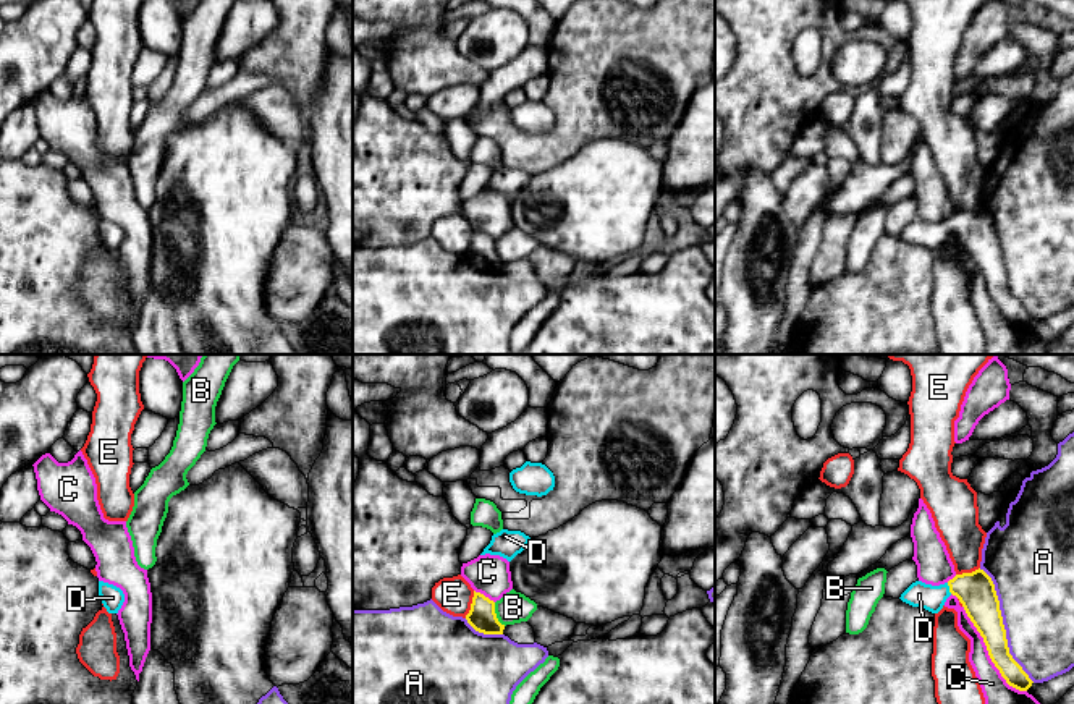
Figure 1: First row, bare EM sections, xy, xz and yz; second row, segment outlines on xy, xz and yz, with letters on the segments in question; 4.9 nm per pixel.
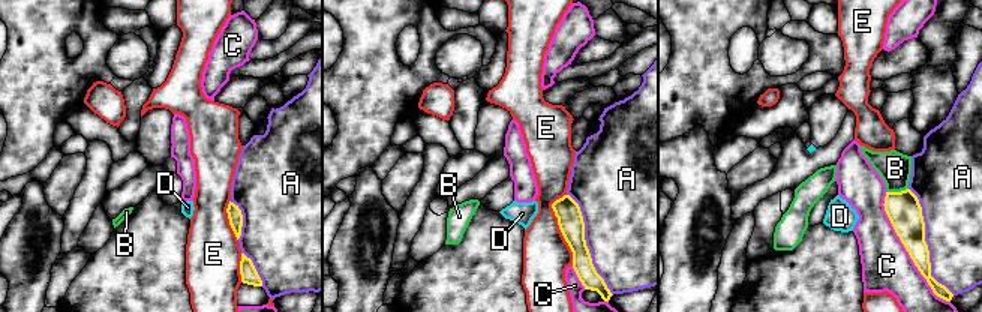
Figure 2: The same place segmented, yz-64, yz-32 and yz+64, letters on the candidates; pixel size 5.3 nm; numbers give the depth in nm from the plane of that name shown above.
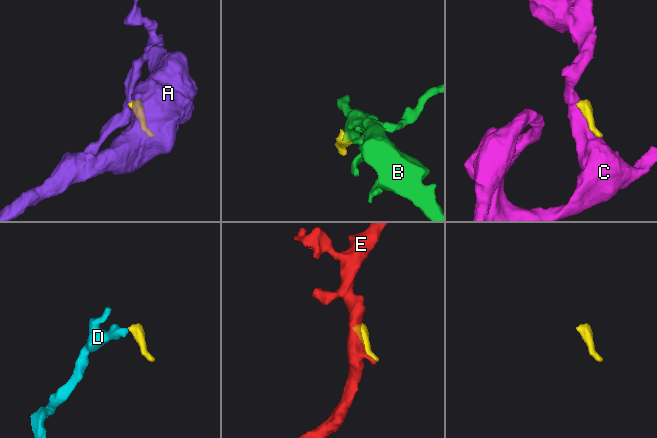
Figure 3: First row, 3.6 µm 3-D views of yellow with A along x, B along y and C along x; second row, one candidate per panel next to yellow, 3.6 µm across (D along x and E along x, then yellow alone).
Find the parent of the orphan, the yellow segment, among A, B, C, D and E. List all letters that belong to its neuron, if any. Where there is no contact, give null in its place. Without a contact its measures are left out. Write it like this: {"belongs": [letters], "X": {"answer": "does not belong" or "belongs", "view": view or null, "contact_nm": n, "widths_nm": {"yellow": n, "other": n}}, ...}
{"belongs": ["D"], "A": {"answer": "does not belong", "view": "yz", "contact_nm": 650, "widths_nm": {"yellow": 190, "other": 380}}, "B": {"answer": "does not belong", "view": "xz", "contact_nm": 130, "widths_nm": {"yellow": 140, "other": 160}}, "C": {"answer": "does not belong", "view": "yz", "contact_nm": 550, "widths_nm": {"yellow": 170, "other": 180}}, "D": {"answer": "belongs", "view": "yz", "contact_nm": 60, "widths_nm": {"yellow": 190, "other": 130}}, "E": {"answer": "does not belong", "view": "xz", "contact_nm": 140, "widths_nm": {"yellow": 140, "other": 180}}}

